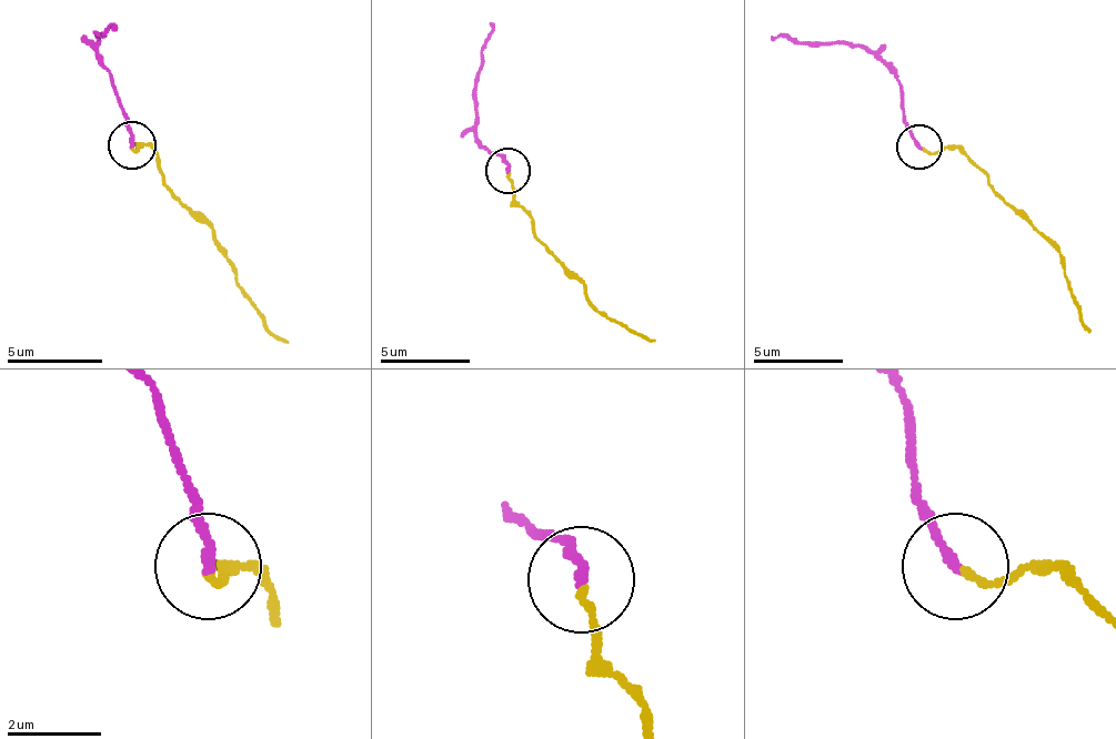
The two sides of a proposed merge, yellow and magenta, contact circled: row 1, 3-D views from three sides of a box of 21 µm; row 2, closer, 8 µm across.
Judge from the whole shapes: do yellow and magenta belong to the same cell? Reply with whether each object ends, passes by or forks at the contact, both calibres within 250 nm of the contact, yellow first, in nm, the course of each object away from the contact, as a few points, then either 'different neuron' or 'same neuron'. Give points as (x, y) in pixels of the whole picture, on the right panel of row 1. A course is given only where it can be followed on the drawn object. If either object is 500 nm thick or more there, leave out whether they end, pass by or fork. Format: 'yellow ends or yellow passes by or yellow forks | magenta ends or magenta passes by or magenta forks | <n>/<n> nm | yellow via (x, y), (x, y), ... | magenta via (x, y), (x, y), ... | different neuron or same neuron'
yellow ends | magenta ends | 160/200 nm | yellow via (922, 145), (958, 150), (1061, 257), (1065, 280), (1087, 333) | magenta via (917, 145), (900, 83), (868, 52), (770, 34) | same neuron

